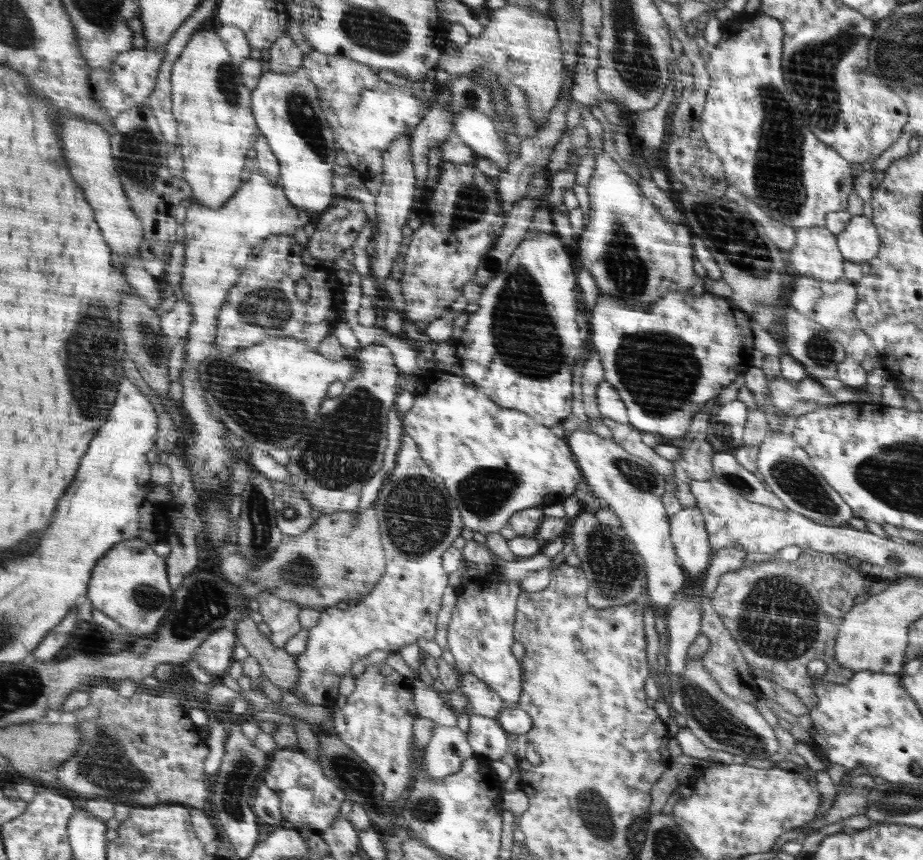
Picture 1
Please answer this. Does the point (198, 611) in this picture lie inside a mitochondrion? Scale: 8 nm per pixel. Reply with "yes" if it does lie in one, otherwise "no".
yes

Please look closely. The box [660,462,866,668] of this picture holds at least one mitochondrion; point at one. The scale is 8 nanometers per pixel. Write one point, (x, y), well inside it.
(783, 627)

